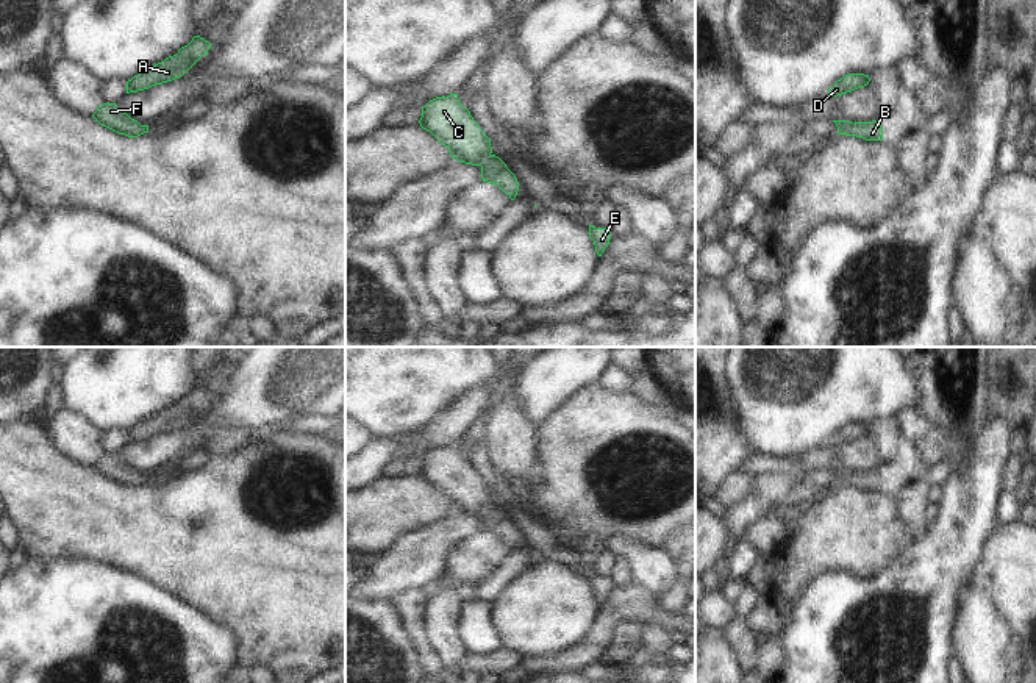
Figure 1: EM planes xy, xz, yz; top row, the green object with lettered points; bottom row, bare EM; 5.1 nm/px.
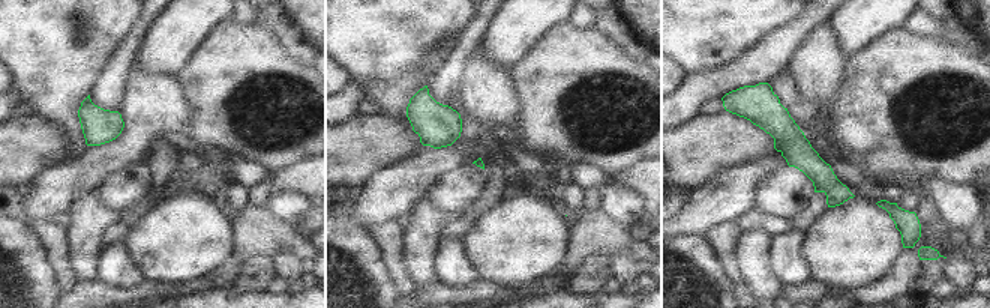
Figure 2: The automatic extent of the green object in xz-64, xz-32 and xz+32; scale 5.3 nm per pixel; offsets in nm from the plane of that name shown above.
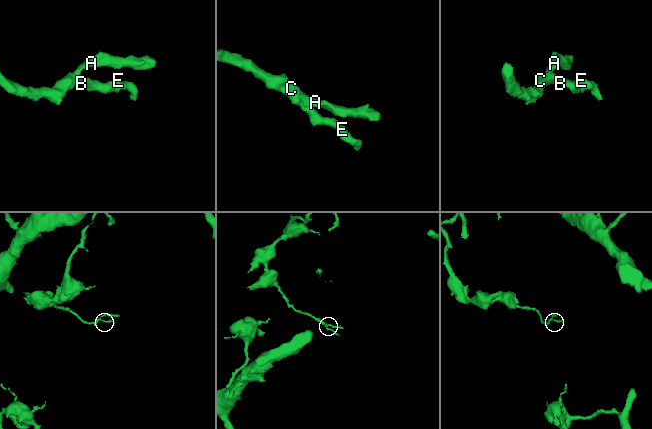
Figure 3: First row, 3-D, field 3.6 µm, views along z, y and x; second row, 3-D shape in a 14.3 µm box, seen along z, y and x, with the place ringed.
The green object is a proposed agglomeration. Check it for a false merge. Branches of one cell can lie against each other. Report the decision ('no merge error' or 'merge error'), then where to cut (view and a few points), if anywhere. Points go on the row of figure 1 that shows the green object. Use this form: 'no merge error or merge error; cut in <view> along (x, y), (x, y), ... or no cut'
no merge error; no cut

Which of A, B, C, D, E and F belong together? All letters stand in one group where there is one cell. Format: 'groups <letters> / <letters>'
groups A B C D E F

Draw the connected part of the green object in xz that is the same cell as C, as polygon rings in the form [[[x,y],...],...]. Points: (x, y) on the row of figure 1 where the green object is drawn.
[[[458,94],[430,100],[422,108],[419,123],[450,150],[452,158],[480,166],[483,181],[497,184],[511,200],[516,198],[516,175],[492,153],[491,139],[459,103]]]

